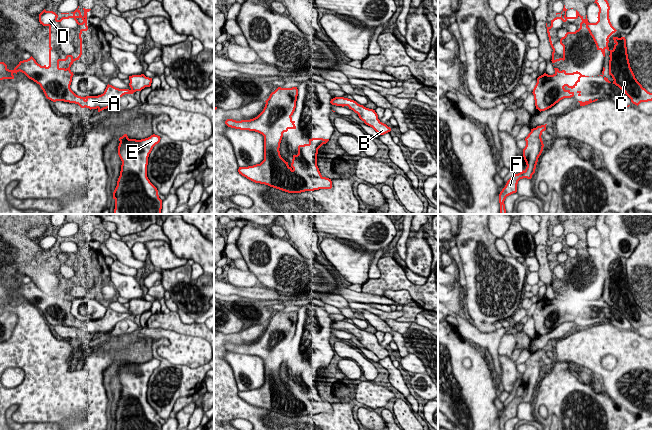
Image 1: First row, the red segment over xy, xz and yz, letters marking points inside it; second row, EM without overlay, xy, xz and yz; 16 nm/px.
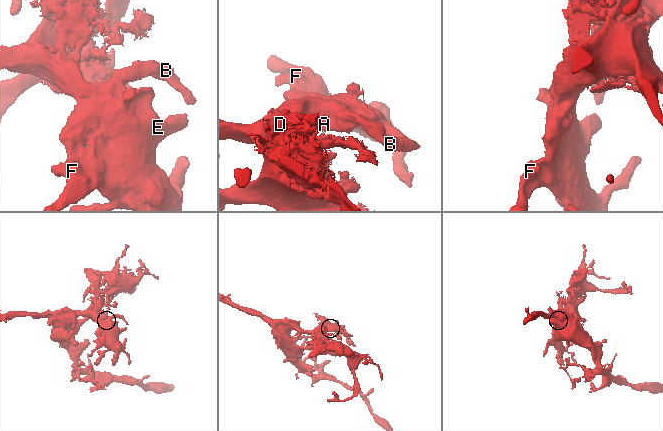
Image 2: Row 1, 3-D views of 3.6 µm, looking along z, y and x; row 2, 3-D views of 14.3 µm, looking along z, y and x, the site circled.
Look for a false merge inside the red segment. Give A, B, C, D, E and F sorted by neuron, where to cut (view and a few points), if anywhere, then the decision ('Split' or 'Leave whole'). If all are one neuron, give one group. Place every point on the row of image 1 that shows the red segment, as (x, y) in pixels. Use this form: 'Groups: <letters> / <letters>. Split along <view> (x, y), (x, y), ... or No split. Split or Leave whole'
Groups: A B C D E F. No split. Leave whole

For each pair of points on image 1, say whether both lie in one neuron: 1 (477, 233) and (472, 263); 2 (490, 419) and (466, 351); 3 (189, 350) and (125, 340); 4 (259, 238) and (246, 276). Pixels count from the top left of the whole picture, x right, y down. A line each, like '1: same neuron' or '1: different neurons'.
1: same neuron
2: same neuron
3: same neuron
4: different neurons

